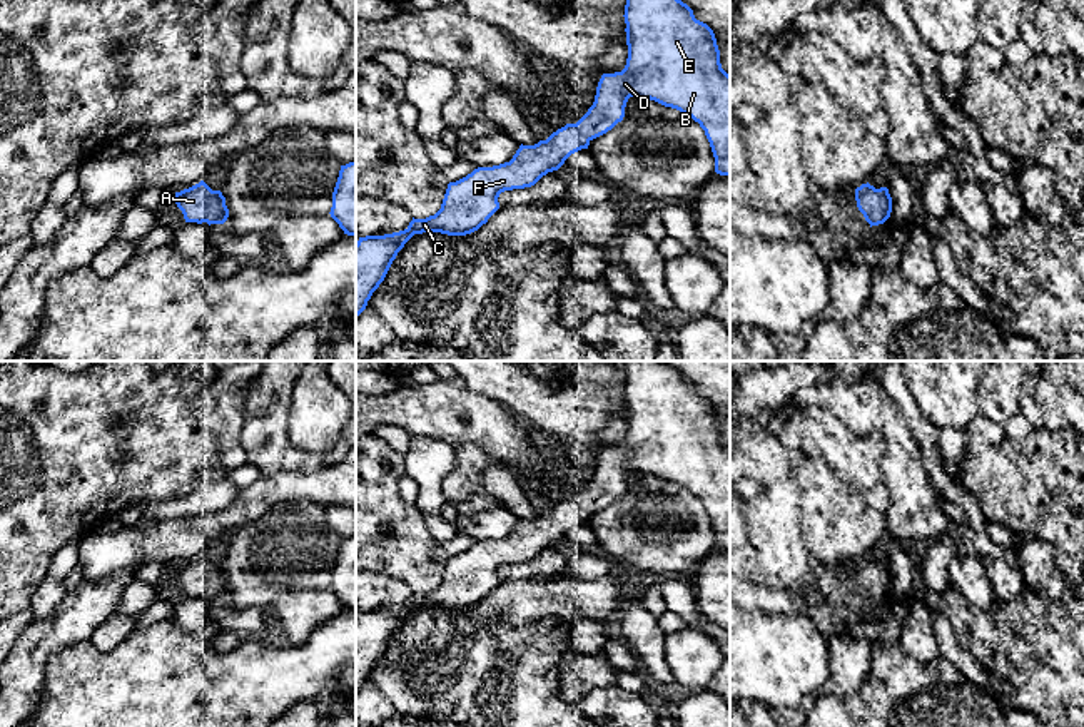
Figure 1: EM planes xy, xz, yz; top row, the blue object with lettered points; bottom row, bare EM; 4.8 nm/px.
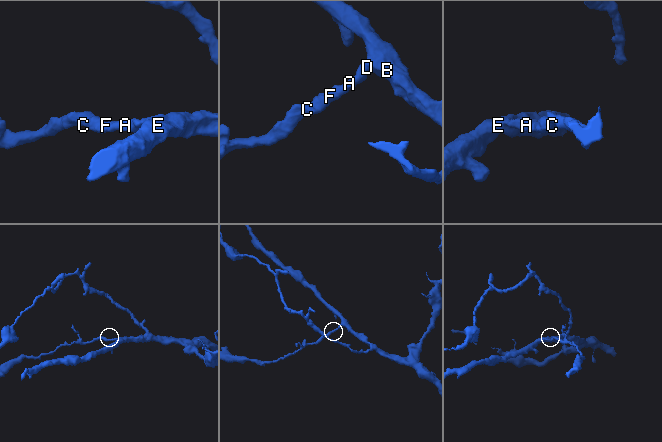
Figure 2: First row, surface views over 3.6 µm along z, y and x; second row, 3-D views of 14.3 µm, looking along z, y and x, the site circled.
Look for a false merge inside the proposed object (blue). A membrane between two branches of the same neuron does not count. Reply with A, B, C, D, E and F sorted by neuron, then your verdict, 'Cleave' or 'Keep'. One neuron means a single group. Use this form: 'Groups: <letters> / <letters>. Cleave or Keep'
Groups: A B C D E F. Keep

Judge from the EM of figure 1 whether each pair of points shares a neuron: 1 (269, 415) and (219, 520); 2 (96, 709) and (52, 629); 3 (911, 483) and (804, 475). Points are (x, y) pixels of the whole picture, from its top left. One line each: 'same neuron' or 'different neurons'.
1: different neurons
2: different neurons
3: different neurons

